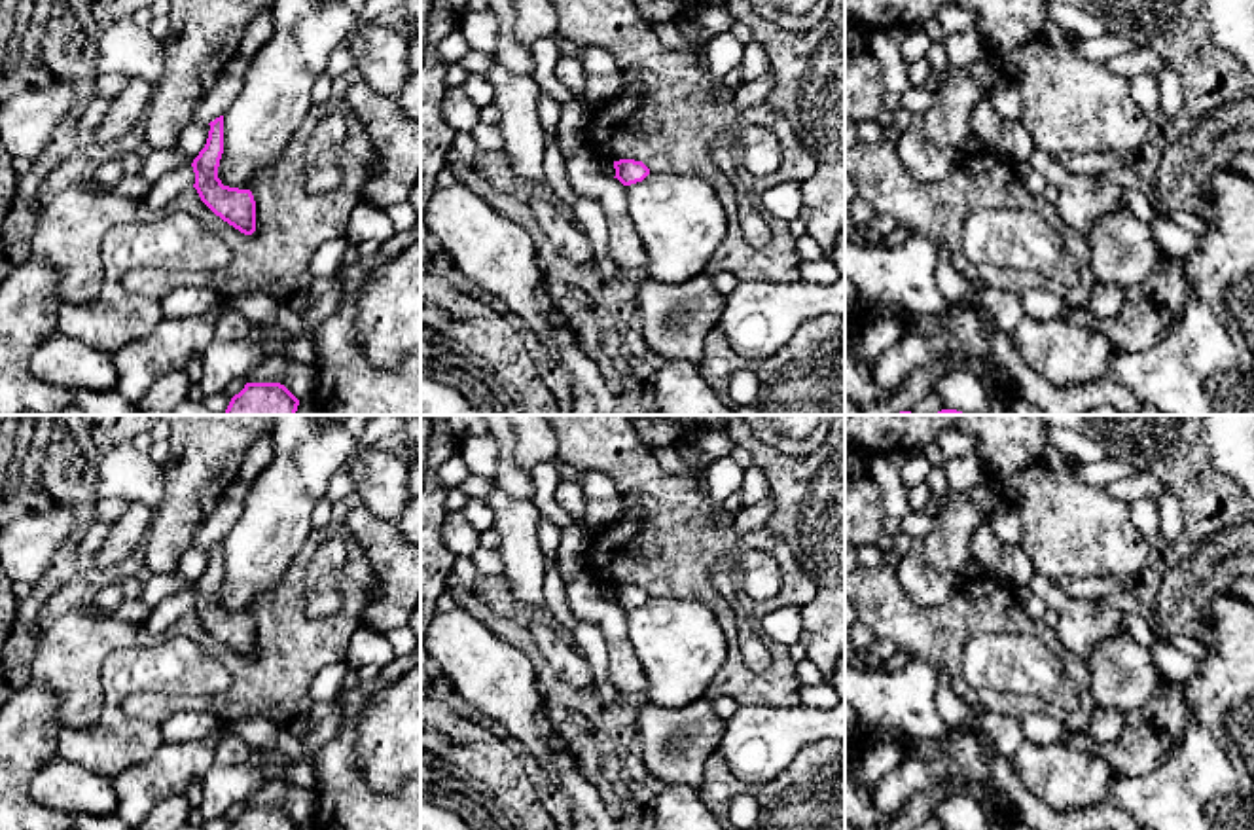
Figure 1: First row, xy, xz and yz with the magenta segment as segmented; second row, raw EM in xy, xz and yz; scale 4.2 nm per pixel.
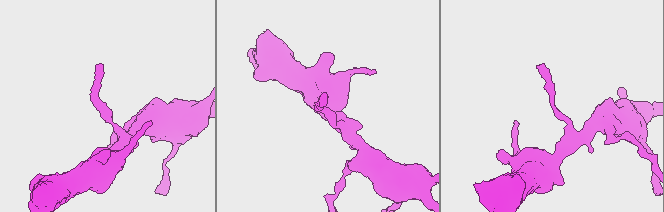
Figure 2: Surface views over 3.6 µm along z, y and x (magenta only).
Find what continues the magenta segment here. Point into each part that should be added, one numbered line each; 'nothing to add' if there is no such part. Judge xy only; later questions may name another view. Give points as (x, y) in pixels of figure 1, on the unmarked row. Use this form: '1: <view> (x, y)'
nothing to add

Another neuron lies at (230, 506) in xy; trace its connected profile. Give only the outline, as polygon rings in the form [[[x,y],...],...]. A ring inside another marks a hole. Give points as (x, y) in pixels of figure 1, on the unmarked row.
[[[235,479],[225,489],[216,508],[210,512],[206,521],[197,529],[193,536],[193,548],[210,548],[227,536],[231,527],[242,514],[248,489],[250,483],[242,479]]]

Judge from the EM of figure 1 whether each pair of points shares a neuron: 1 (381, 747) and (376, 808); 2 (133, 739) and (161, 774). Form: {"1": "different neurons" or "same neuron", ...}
{"1": "different neurons", "2": "different neurons"}

